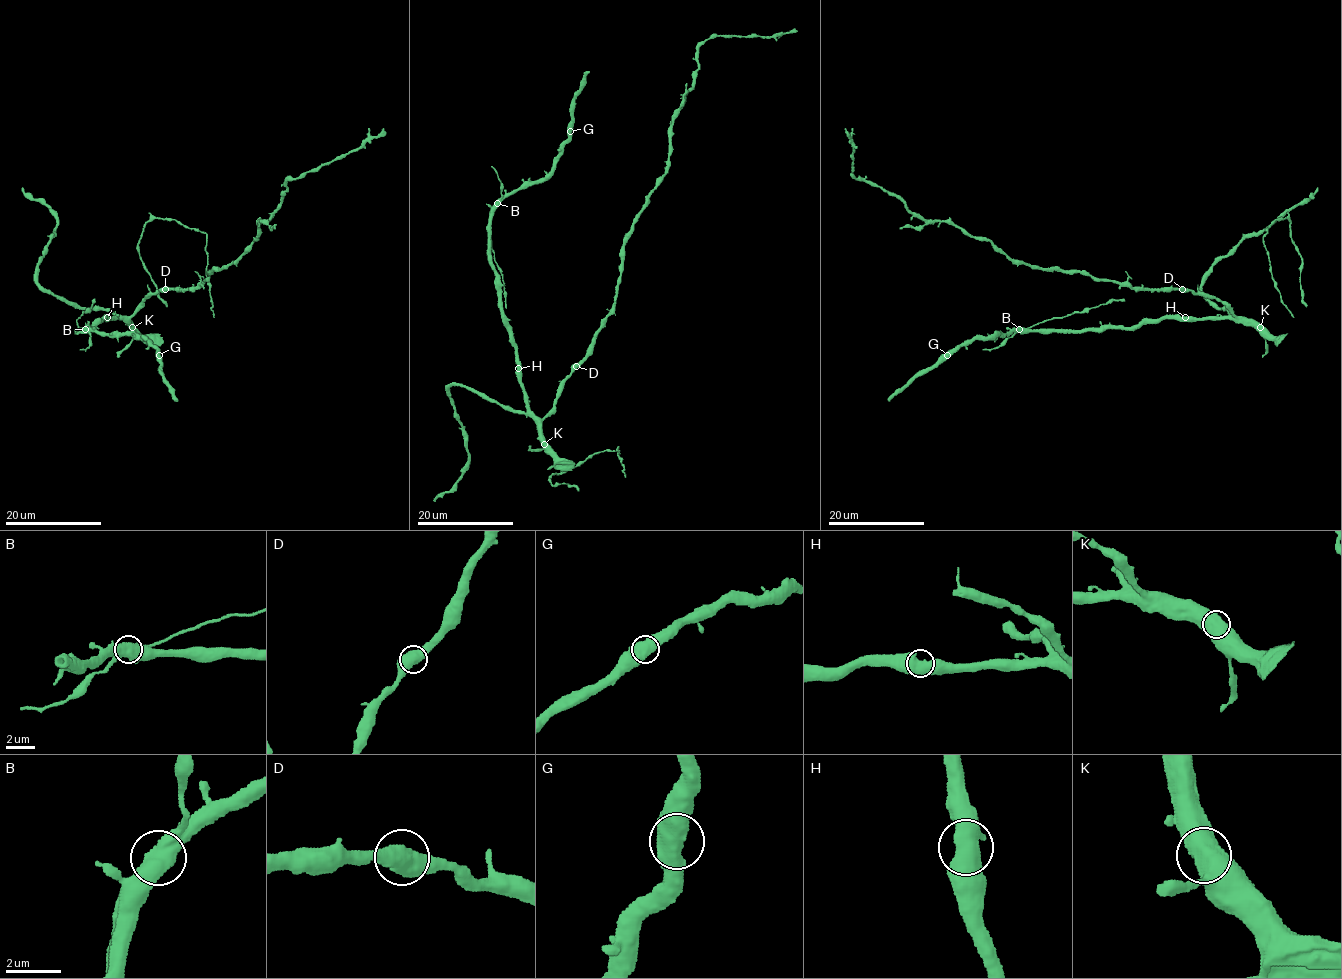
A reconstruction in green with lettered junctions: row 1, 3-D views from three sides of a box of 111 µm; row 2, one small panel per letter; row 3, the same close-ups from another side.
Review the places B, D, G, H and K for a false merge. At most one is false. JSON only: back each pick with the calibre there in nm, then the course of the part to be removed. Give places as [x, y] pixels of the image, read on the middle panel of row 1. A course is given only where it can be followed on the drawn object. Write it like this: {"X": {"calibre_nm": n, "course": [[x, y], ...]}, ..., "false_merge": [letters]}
{"B": {"calibre_nm": 750, "course": [[497, 203], [489, 212], [488, 234], [504, 283], [506, 308]]}, "false_merge": ["B"]}

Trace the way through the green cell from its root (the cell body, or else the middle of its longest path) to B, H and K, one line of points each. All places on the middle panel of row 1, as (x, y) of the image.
B: (577, 363), (554, 407), (539, 419), (528, 405), (517, 346), (491, 261), (489, 214), (497, 203)
H: (577, 363), (565, 380), (554, 407), (542, 419), (528, 405), (518, 368)
K: (577, 363), (565, 380), (554, 407), (541, 421), (544, 444)

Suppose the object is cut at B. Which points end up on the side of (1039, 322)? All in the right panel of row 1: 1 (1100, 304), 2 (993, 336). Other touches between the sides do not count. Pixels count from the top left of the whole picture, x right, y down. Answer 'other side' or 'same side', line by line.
1: same side
2: other side

